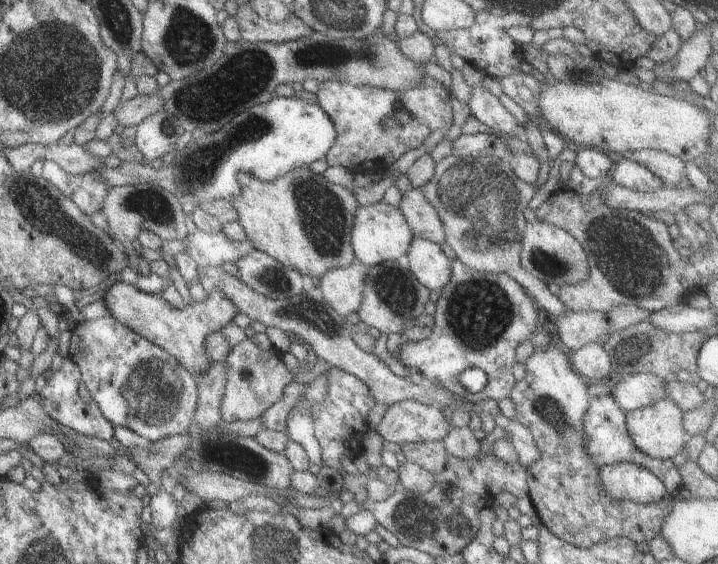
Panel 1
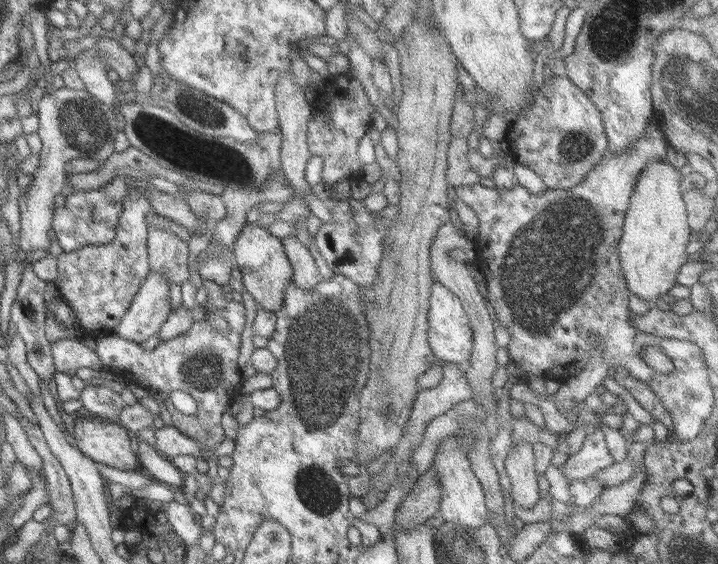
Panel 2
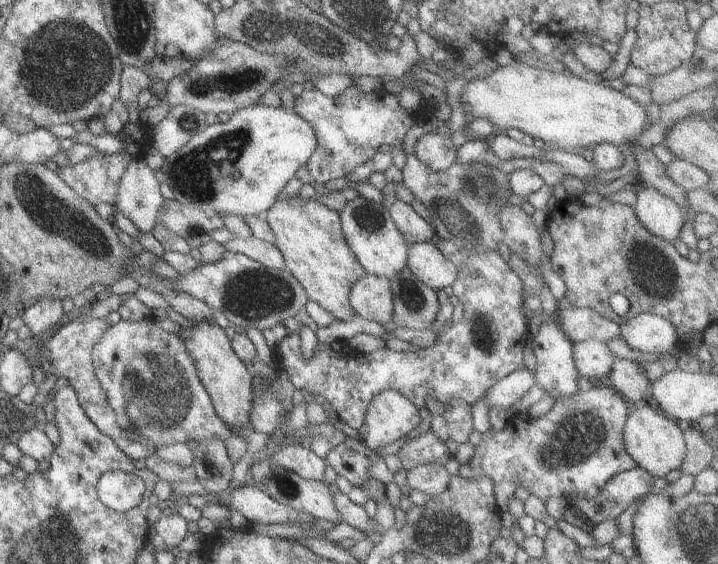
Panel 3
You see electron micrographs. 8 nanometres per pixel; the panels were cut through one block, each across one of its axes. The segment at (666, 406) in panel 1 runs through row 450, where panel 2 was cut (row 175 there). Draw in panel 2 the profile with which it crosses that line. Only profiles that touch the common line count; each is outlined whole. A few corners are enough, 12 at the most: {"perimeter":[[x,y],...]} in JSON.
{"perimeter":[[648,162],[617,254],[628,292],[653,305],[691,241],[679,181]]}

